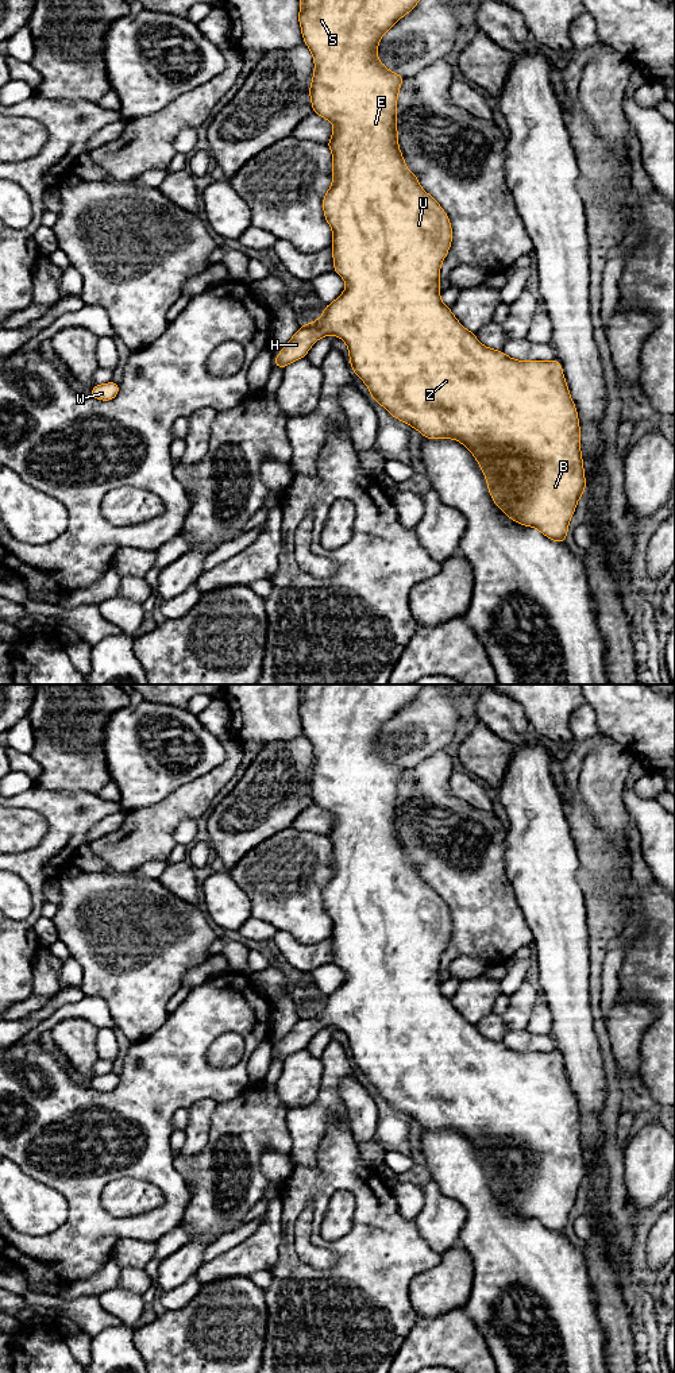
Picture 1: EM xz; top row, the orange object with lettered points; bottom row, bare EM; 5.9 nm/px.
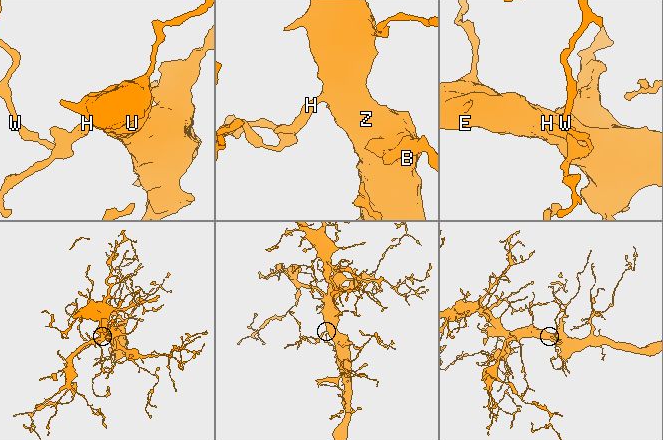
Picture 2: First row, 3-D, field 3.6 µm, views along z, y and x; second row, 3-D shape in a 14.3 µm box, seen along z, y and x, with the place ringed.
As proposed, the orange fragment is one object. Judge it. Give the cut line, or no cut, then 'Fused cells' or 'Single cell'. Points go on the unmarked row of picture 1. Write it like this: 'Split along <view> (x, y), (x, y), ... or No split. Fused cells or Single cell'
No split. Single cell

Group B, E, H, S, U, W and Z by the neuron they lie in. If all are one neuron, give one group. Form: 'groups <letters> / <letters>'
groups B E H S U W Z

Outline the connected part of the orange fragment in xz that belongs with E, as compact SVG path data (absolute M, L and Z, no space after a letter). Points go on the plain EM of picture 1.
M300 684L298 714L304 734L313 747L315 761L309 778L309 788L313 805L331 813L335 819L331 830L325 834L332 842L332 876L323 888L324 910L329 915L332 930L333 964L346 972L344 983L331 995L325 996L323 1006L309 1015L302 1015L292 1030L284 1037L274 1057L284 1060L306 1048L310 1038L328 1026L339 1027L348 1038L350 1056L369 1079L371 1089L382 1096L390 1107L416 1119L425 1130L452 1130L460 1133L477 1150L485 1165L486 1176L493 1193L516 1214L539 1220L545 1229L566 1235L568 1215L575 1203L579 1189L586 1181L583 1150L580 1143L580 1118L576 1098L570 1087L563 1067L563 1057L558 1050L517 1052L509 1049L504 1042L481 1035L474 1023L466 1021L454 1007L451 999L440 990L440 959L452 934L452 918L446 902L418 875L414 864L406 860L405 851L398 838L397 822L397 790L404 767L389 761L377 747L382 726L389 722L402 707L408 706L425 684Z

